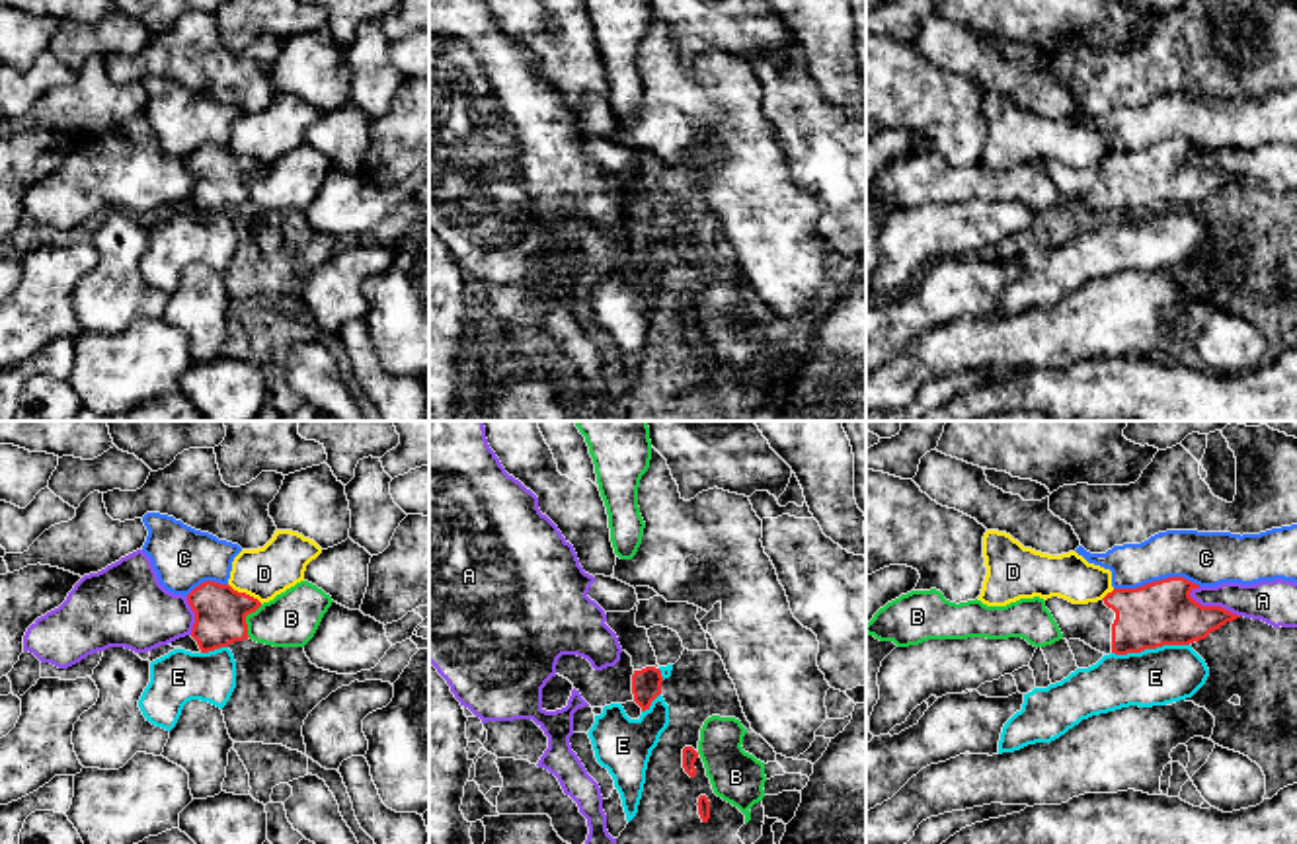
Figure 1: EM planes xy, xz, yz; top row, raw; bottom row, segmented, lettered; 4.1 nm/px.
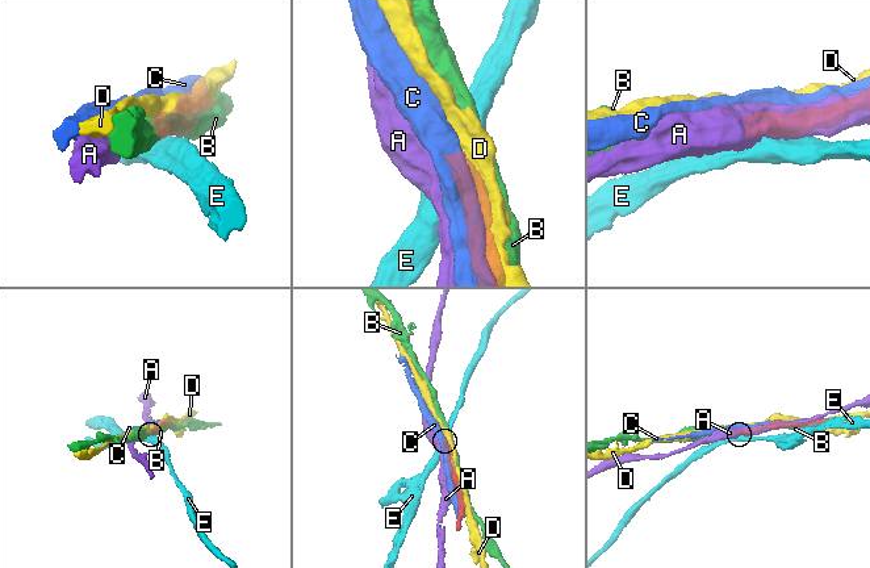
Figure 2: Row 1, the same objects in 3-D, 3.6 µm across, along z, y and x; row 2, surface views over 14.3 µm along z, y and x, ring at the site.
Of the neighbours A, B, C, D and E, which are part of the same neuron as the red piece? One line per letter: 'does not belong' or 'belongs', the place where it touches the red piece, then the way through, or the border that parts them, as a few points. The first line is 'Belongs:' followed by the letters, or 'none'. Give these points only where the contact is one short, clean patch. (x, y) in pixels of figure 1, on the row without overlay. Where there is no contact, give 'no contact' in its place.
Belongs: none
A: does not belong; contact yz (1212, 170)
B: does not belong; contact xy (244, 182)
C: does not belong; contact yz (1157, 145)
D: does not belong; contact xy (244, 156)
E: does not belong; contact yz (1149, 211); border yz (1188, 207), (1163, 207), (1139, 215), (1112, 217)

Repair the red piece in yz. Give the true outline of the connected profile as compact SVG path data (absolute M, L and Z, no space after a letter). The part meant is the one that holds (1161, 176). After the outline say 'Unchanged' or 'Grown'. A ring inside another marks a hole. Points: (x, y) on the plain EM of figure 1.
M1168 140L1137 152L1114 152L1088 168L1051 160L1045 172L1063 203L1081 203L1104 218L1127 218L1162 209L1190 209L1240 181L1221 170L1201 170L1190 160L1194 152L1199 148Z. Grown

